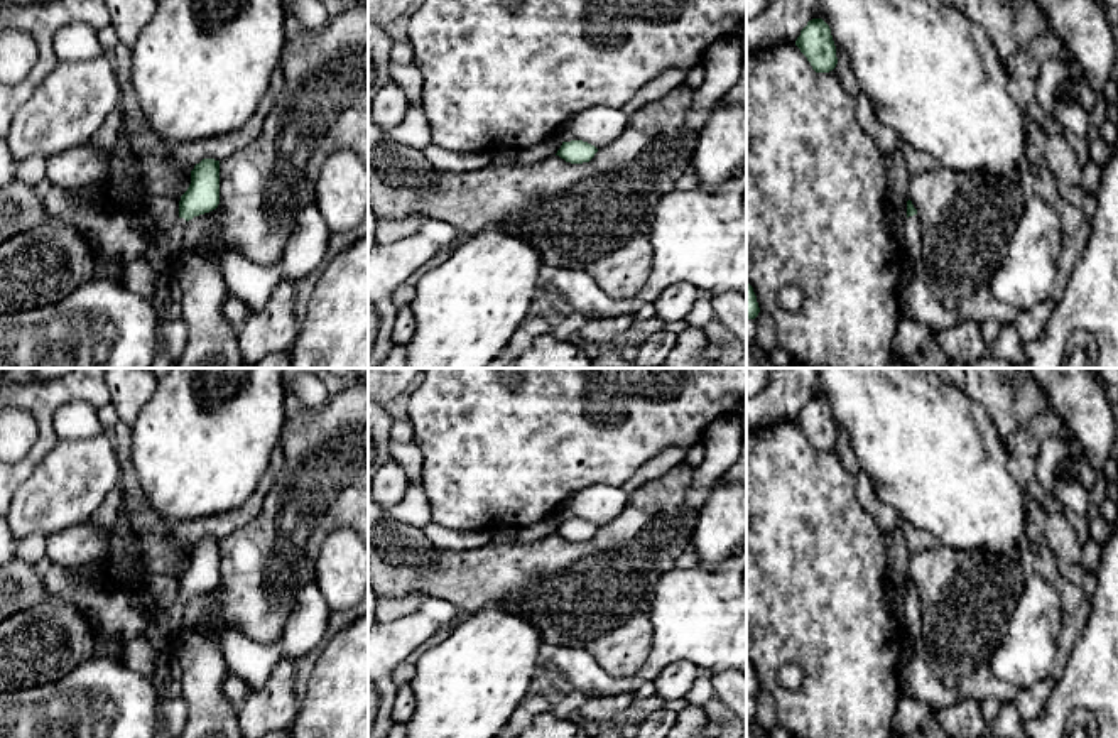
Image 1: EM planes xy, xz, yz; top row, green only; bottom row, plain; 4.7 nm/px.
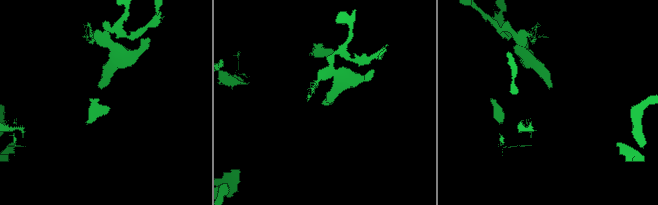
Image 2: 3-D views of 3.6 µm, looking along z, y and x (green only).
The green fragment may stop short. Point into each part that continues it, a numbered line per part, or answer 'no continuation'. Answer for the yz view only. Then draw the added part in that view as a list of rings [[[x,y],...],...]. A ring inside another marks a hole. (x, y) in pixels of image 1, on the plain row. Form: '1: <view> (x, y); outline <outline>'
1: yz (912, 610); outline [[[909,594],[904,598],[904,615],[905,615],[905,628],[904,635],[912,637],[917,643],[920,643],[920,600],[919,594]]]

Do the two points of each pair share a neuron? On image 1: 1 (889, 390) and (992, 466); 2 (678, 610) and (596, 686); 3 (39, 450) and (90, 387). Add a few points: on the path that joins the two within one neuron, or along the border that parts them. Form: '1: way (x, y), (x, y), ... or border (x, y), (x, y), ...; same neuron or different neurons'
1: way (914, 416), (966, 466); same neuron
2: way (678, 637), (640, 678), (624, 684); same neuron
3: way (44, 429), (44, 411), (70, 387); same neuron

